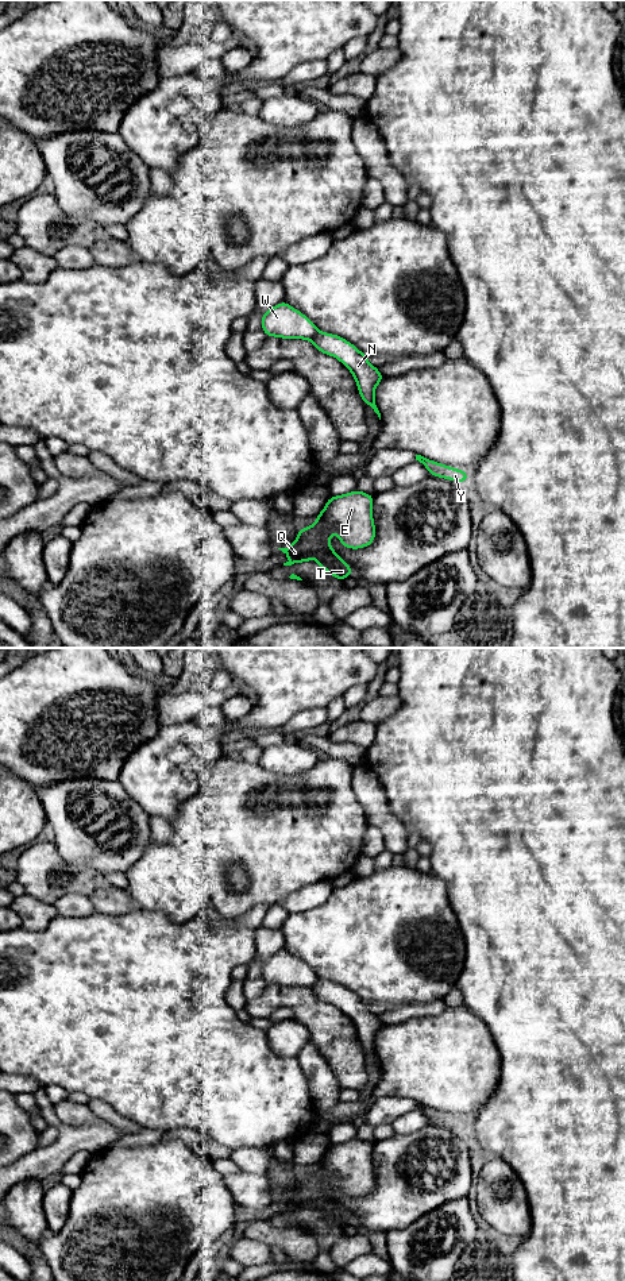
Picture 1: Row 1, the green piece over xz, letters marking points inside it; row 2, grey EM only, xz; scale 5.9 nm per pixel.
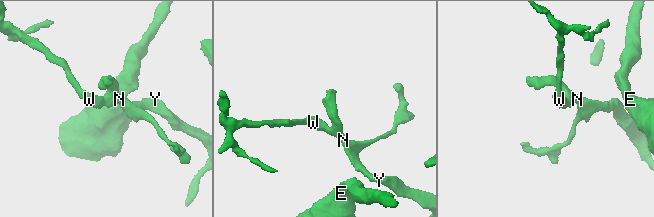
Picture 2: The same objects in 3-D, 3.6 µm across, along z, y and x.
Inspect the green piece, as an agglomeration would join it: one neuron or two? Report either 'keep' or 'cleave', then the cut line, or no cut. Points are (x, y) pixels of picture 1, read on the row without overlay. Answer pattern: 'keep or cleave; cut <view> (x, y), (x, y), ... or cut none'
cleave; cut xz (317, 979), (311, 987)

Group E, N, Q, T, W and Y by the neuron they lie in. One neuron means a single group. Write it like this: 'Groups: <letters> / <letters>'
Groups: E Q T W / N Y

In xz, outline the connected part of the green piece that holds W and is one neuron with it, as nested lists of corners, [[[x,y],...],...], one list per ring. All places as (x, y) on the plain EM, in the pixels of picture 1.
[[[286,949],[262,962],[262,979],[266,984],[306,988],[312,988],[319,980],[305,962],[292,956]]]

